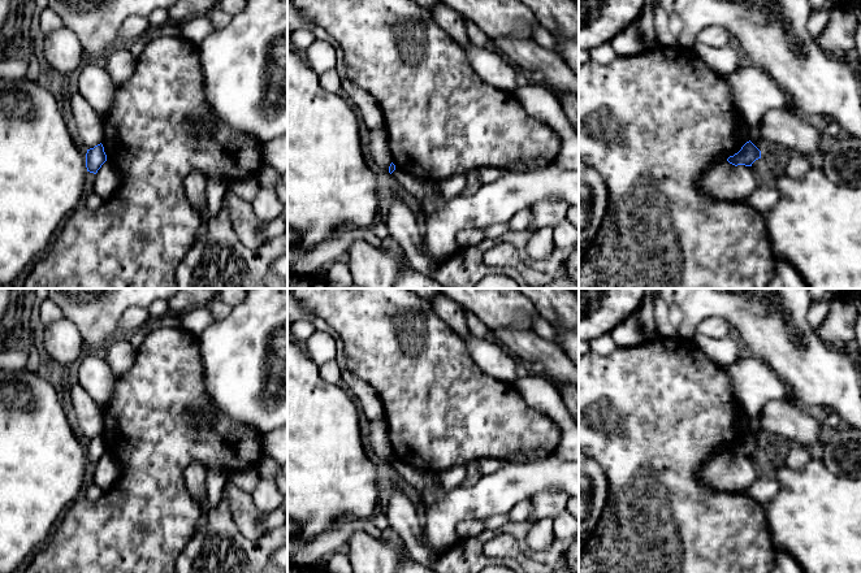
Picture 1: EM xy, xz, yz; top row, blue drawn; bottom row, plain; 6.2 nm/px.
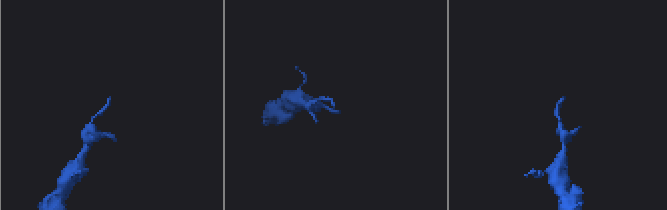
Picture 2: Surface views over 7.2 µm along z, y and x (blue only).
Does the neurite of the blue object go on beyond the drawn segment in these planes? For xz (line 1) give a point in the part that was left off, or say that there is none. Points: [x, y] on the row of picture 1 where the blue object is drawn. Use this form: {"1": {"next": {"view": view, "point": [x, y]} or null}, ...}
{"1": {"next": null}}

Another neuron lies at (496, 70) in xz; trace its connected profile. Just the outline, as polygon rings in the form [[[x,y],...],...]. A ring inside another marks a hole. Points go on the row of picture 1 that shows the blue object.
[[[472,43],[464,47],[464,51],[473,71],[486,84],[511,94],[518,90],[518,68],[515,68],[507,58],[485,47],[477,47]]]

